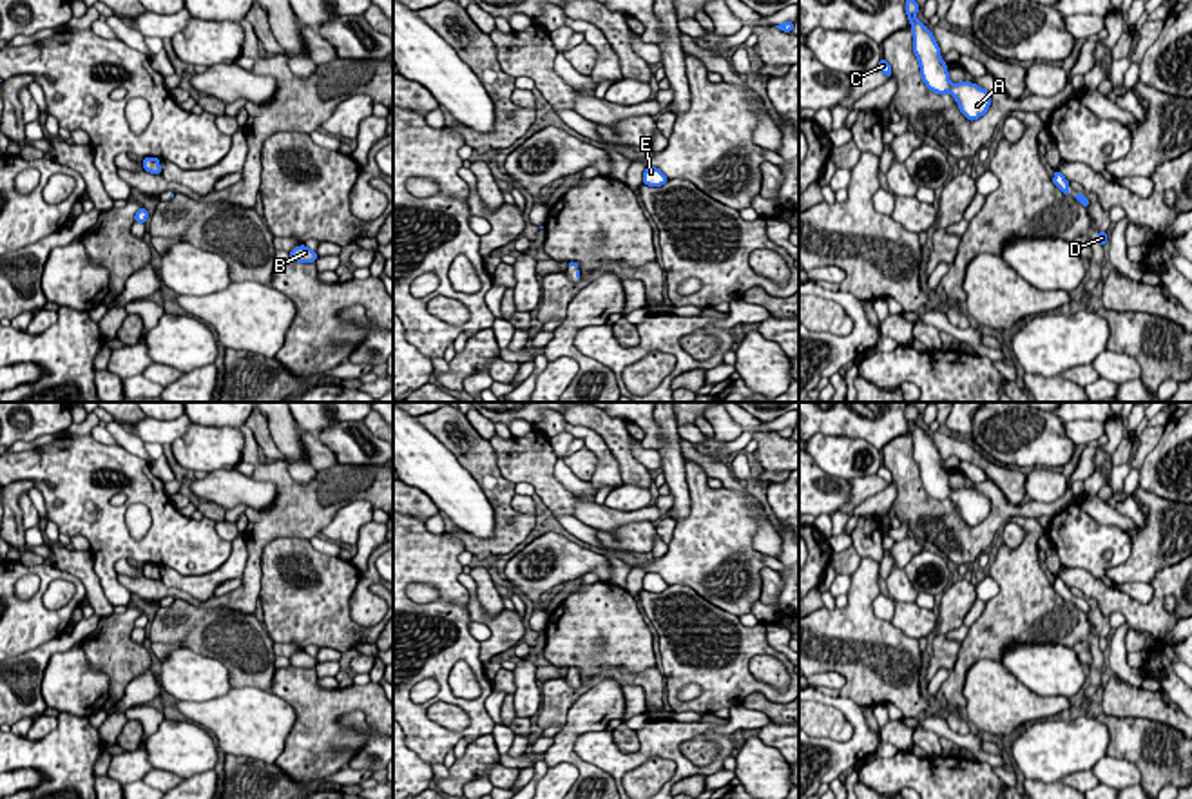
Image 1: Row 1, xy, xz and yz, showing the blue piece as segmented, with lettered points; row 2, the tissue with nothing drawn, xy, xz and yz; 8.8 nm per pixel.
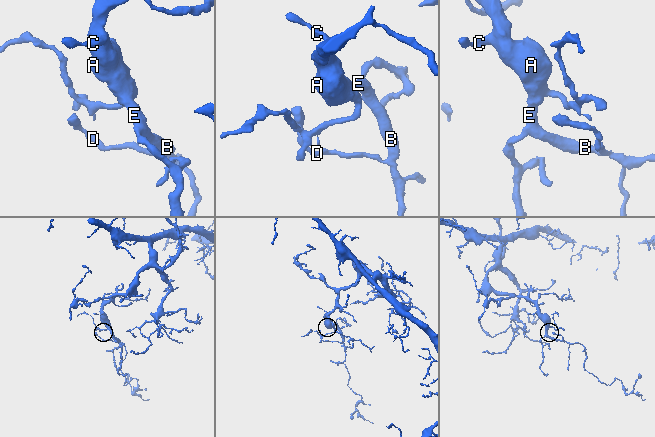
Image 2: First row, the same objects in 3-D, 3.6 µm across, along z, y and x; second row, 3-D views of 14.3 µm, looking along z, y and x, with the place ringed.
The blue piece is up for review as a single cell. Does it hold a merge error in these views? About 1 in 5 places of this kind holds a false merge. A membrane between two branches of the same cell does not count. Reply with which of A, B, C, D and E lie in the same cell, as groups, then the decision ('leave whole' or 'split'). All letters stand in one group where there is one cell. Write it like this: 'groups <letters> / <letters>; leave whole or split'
groups A B C D E; leave whole

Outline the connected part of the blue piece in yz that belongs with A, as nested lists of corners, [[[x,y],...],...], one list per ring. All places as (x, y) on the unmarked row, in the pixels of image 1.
[[[906,402],[904,413],[908,426],[911,428],[913,458],[918,466],[922,487],[926,493],[937,500],[949,498],[956,505],[960,518],[969,527],[984,522],[991,511],[991,500],[976,489],[951,489],[947,471],[940,464],[940,453],[933,438],[917,426],[918,409],[911,402]]]

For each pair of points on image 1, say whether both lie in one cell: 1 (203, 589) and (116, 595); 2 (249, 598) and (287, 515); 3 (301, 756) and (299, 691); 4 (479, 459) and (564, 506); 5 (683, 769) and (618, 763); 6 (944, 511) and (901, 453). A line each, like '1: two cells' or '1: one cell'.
1: two cells
2: one cell
3: one cell
4: two cells
5: one cell
6: one cell

